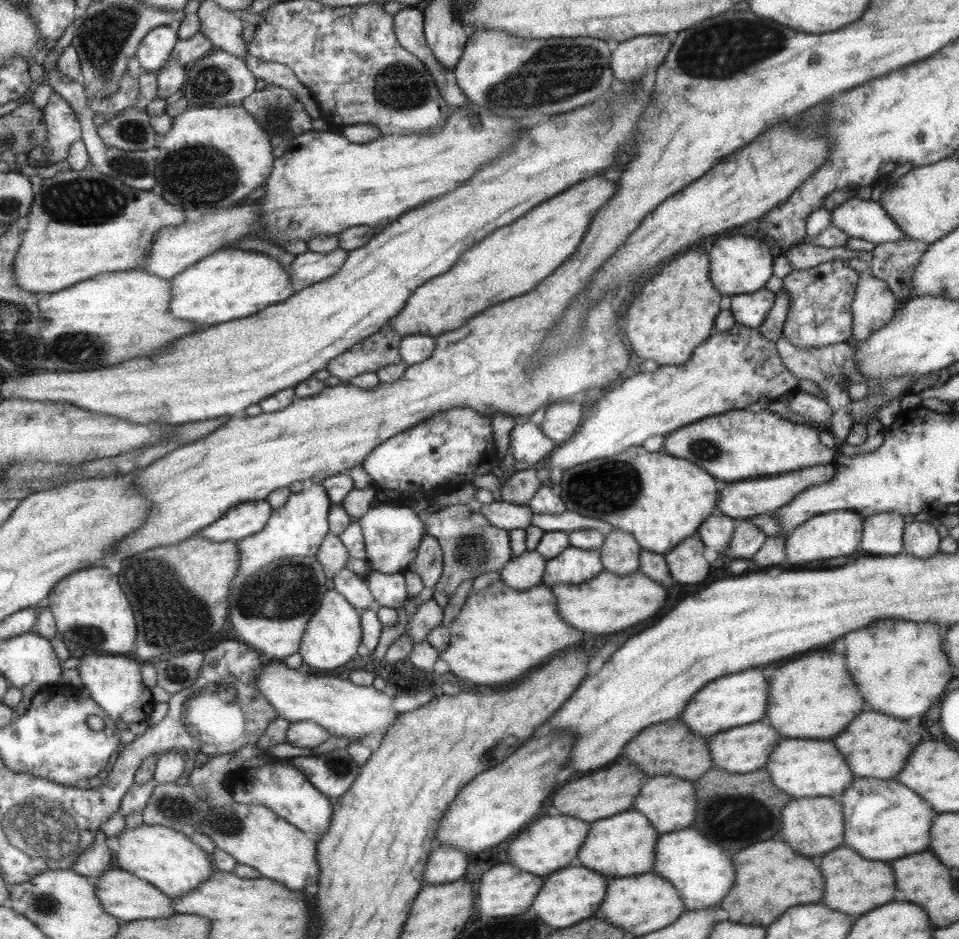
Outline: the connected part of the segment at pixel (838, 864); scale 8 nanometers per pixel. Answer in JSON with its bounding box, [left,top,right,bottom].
[819,845,895,916]

